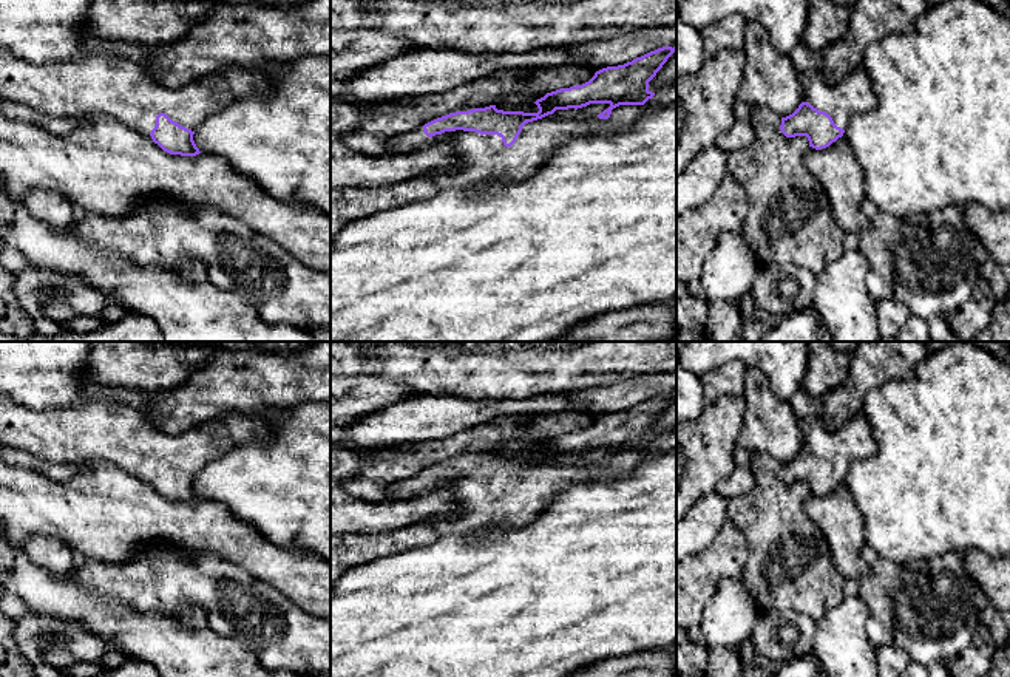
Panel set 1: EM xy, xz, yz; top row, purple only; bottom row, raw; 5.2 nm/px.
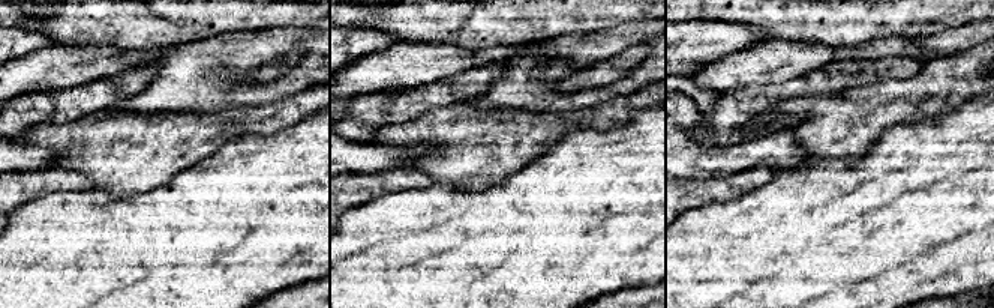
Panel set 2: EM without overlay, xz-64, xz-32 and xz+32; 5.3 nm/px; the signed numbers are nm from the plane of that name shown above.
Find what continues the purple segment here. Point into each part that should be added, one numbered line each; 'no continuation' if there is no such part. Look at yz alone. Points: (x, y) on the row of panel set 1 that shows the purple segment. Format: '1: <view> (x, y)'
1: yz (854, 95)

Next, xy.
1: xy (98, 82)

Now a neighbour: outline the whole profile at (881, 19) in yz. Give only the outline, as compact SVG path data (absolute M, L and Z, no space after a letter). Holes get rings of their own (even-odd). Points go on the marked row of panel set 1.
M857 0L851 6L846 36L823 51L823 80L837 83L862 66L868 45L888 36L911 34L928 6L927 0Z

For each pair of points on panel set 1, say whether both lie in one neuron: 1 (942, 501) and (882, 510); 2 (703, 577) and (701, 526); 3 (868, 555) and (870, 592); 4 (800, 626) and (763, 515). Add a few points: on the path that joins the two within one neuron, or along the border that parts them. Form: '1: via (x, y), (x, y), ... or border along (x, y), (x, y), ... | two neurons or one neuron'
1: via (927, 501), (898, 501) | one neuron
2: border along (726, 521), (718, 535), (692, 557) | two neurons
3: via (876, 564), (876, 583) | one neuron
4: border along (760, 611), (796, 611), (816, 622) | two neurons

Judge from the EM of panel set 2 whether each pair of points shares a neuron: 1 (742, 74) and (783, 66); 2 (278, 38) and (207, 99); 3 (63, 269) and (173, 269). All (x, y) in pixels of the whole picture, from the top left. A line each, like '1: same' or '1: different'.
1: same
2: same
3: same

